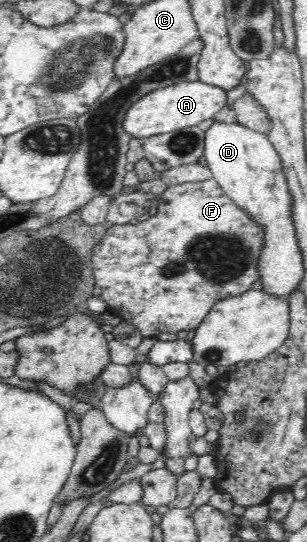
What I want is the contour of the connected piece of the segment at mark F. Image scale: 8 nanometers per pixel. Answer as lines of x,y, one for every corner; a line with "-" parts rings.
211,177
205,181
189,182
179,185
168,186
161,195
157,195
155,211
143,219
143,221
133,222
111,222
105,235
101,237
99,243
95,243
95,247
91,249
91,273
95,279
96,294
101,297
101,301
107,303
107,311
115,314
123,322
129,322
143,338
156,338
162,333
177,334
180,331
189,331
203,321
203,316
209,313
209,309
227,297
237,296
253,287
253,283
258,280
256,268
256,257
258,249
262,244
262,231
254,221
246,217
245,212
241,211
223,192
220,185

